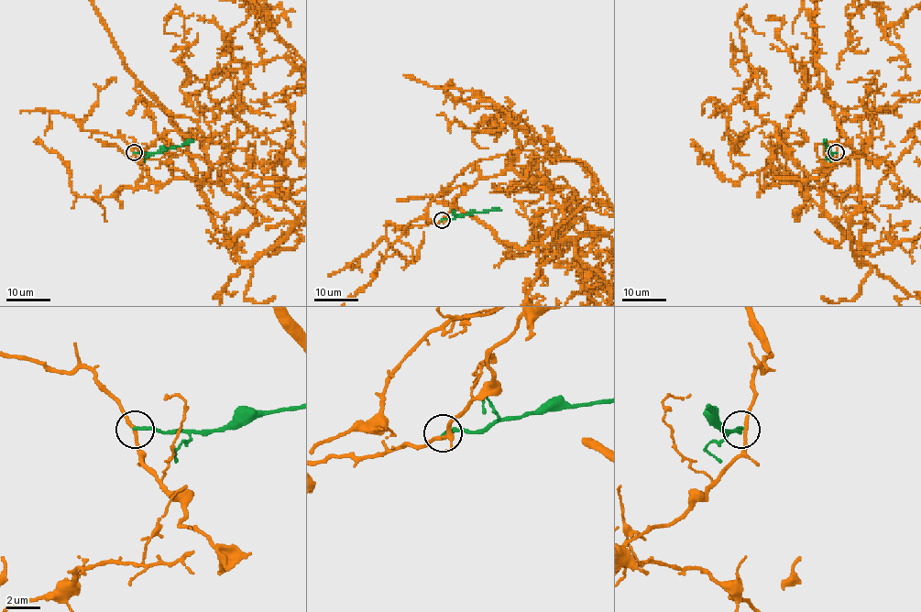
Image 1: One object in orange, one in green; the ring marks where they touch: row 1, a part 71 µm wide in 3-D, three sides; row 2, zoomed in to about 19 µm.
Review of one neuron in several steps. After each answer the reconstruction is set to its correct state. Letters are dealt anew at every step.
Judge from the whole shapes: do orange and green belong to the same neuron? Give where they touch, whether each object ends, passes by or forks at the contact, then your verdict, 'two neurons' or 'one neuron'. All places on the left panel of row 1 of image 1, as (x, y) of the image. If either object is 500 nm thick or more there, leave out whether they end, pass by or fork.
place (134, 152); orange passes by; green ends; two neurons

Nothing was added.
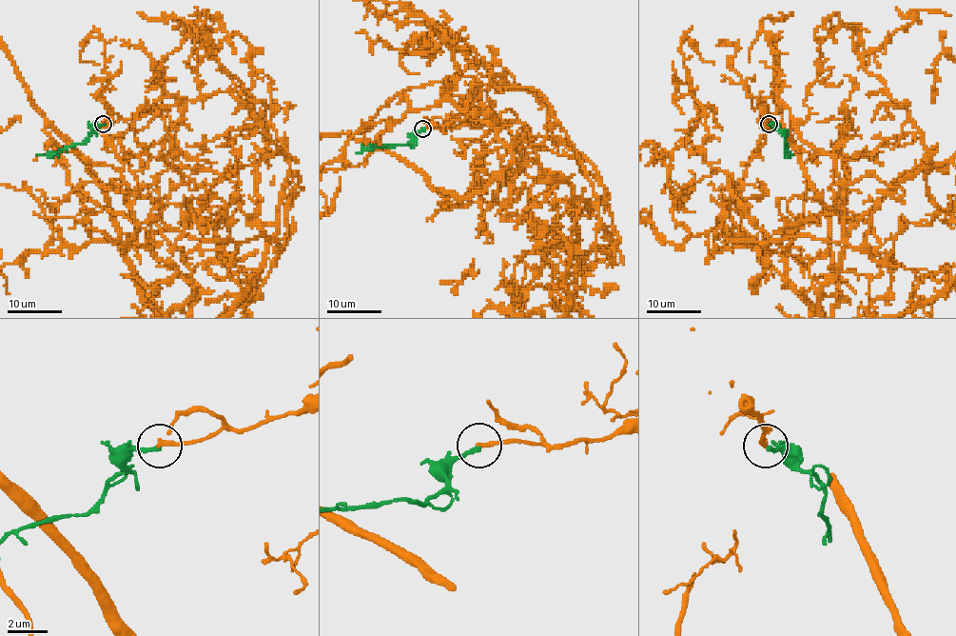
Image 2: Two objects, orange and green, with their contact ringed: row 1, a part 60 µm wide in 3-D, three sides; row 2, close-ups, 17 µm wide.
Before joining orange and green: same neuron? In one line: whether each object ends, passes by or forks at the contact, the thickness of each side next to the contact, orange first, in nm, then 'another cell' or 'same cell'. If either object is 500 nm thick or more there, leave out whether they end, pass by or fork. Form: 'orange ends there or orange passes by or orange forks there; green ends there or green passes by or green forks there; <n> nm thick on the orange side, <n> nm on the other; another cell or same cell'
orange ends there; green ends there; 240 nm thick on the orange side, 240 nm on the other; another cell

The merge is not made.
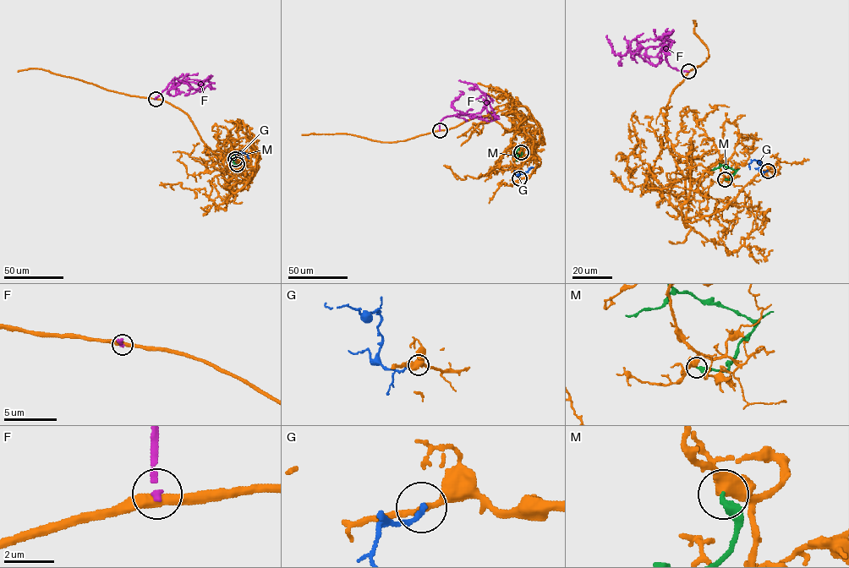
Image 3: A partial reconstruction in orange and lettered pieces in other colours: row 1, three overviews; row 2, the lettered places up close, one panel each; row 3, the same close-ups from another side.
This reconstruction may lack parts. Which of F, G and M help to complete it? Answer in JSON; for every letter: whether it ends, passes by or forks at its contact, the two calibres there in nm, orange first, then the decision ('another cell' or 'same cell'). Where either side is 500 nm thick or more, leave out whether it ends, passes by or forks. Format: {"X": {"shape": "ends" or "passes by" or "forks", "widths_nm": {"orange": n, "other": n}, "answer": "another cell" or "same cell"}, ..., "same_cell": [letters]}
{"F": {"shape": "ends", "widths_nm": {"orange": 400, "other": 200}, "answer": "another cell"}, "G": {"shape": "ends", "widths_nm": {"orange": 240, "other": 170}, "answer": "same cell"}, "M": {"shape": "ends", "widths_nm": {"orange": 400, "other": 360}, "answer": "another cell"}, "same_cell": ["G"]}

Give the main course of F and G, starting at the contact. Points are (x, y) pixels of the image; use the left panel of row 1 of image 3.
F: (156, 99), (170, 83), (194, 82), (201, 84), (201, 88), (193, 89), (174, 77)
G: (235, 159), (233, 155), (238, 153), (245, 153), (249, 158)

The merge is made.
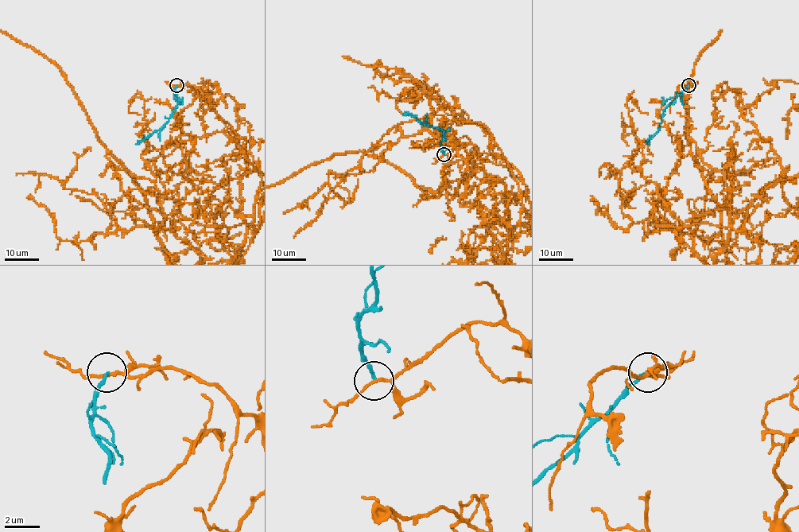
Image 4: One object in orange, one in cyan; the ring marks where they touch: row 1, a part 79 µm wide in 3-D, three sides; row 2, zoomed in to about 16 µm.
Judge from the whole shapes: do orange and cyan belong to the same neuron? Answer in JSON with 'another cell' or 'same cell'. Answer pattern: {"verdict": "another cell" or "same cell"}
{"verdict": "another cell"}

